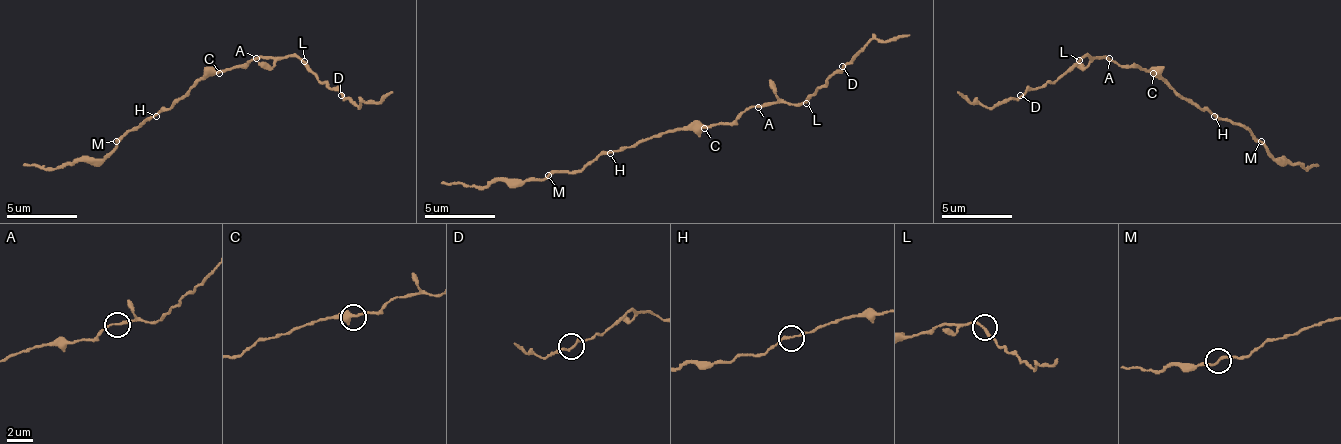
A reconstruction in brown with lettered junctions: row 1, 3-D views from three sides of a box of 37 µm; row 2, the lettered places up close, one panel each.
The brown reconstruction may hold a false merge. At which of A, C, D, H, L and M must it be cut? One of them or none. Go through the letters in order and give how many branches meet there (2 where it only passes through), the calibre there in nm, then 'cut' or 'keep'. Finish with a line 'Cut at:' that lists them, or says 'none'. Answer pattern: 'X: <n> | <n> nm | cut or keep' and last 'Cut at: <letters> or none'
A: 2 | 170 nm | keep
C: 2 | 400 nm | keep
D: 2 | 180 nm | keep
H: 2 | 170 nm | keep
L: 2 | 180 nm | keep
M: 2 | 180 nm | keep
Cut at: none

